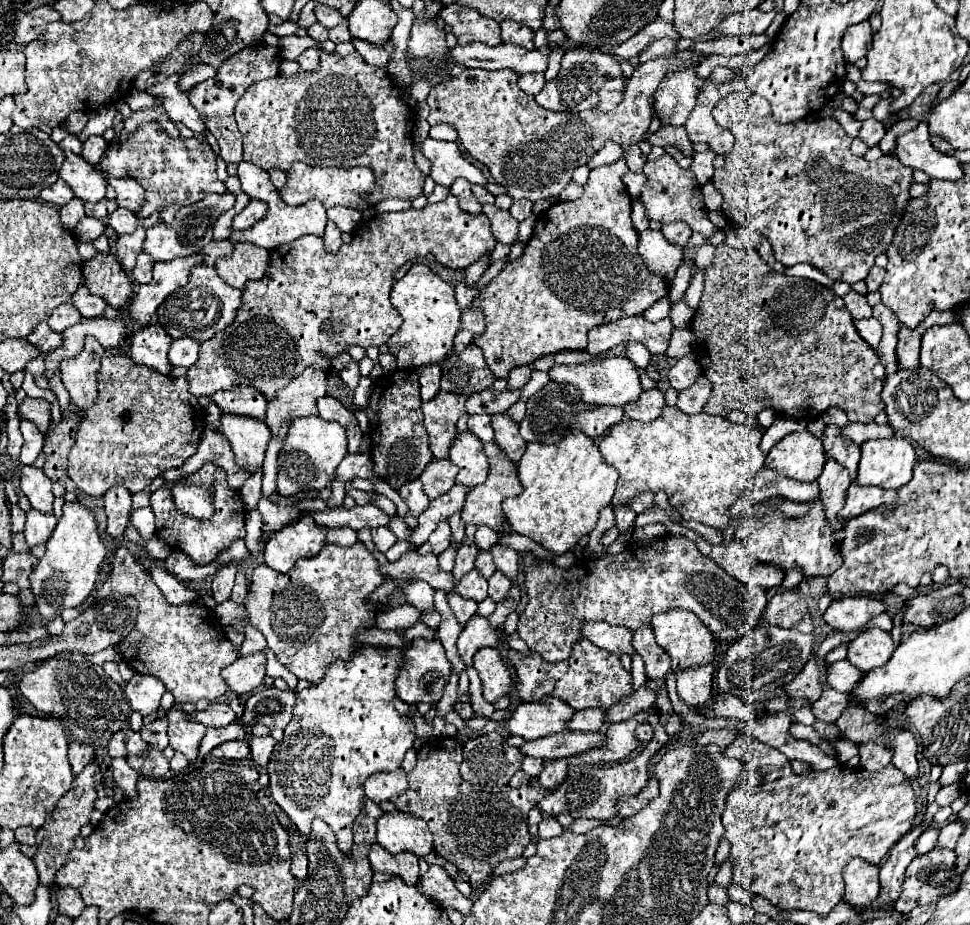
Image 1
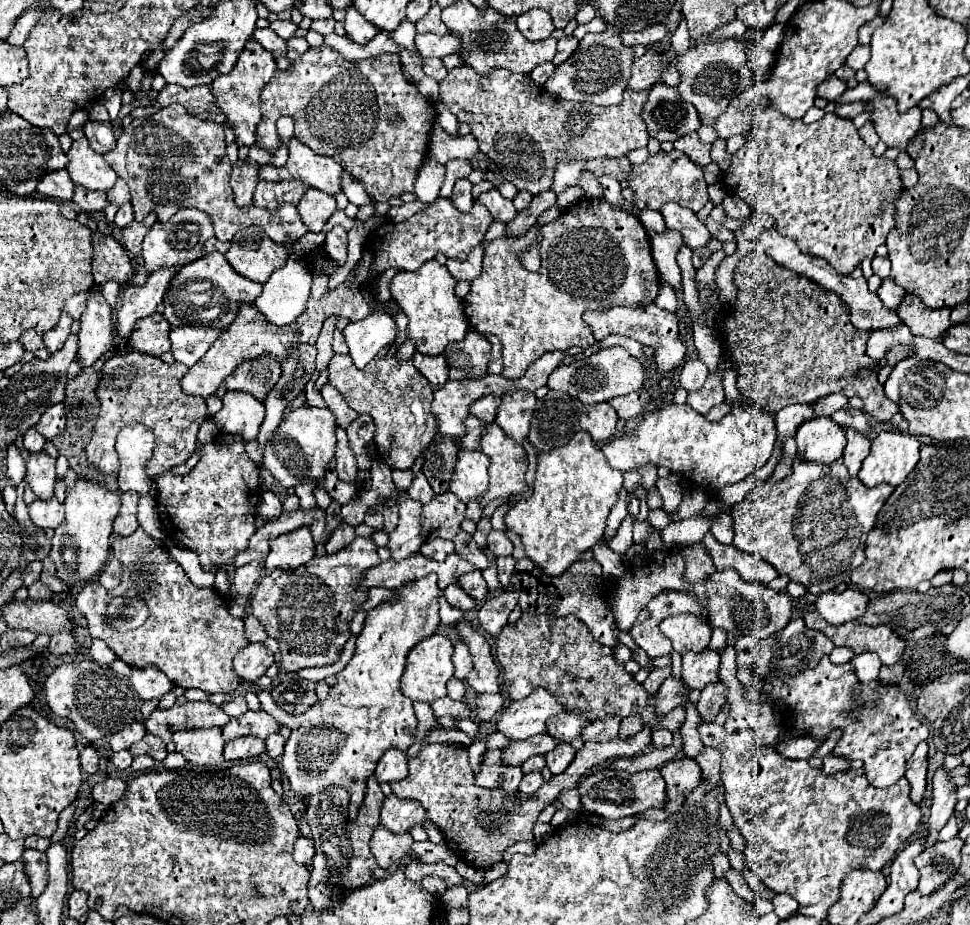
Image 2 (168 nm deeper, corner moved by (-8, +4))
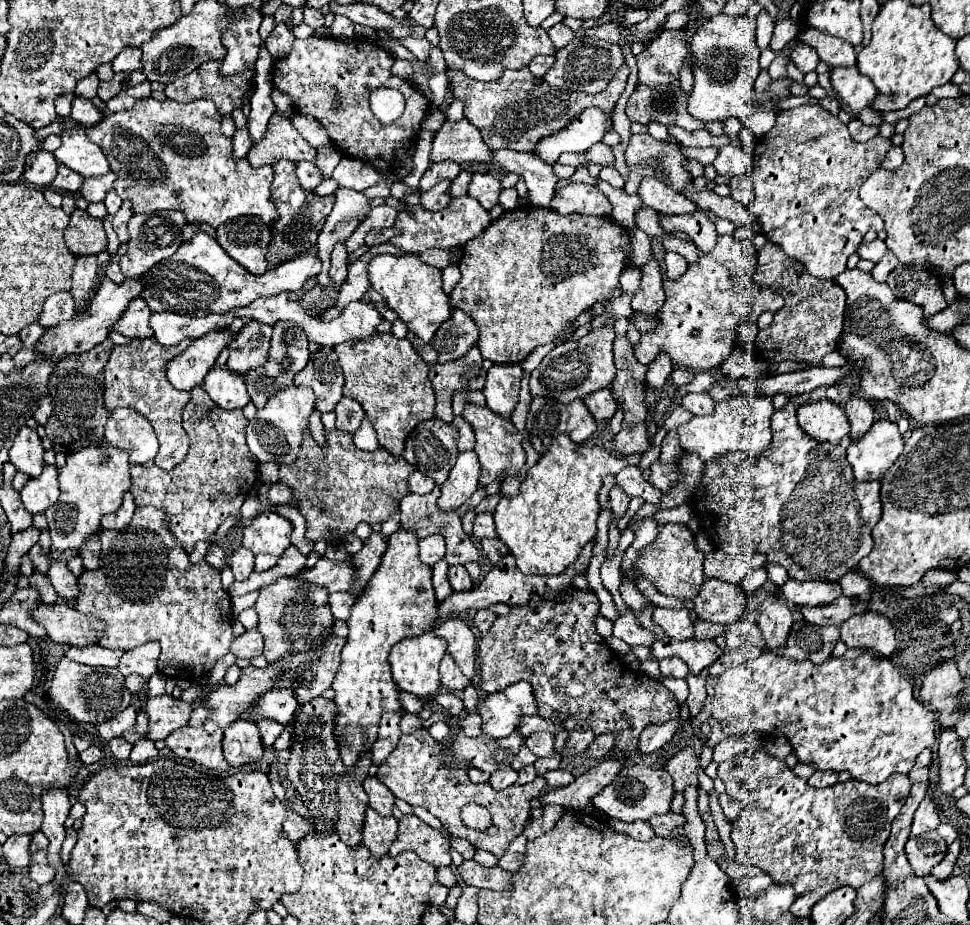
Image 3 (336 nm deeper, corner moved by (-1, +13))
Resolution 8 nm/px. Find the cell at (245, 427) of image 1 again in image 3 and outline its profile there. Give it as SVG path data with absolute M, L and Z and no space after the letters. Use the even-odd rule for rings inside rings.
M215 365L203 381L209 397L223 409L243 409L251 399L245 389L243 377L229 373L225 365Z

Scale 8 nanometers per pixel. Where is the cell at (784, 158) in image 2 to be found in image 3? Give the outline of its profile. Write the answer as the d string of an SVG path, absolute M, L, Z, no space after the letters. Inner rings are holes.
M801 105L797 109L779 113L775 129L763 137L753 153L751 179L755 185L755 197L747 205L753 219L759 221L761 233L775 245L779 245L787 257L803 263L803 267L819 279L833 279L845 271L847 257L853 255L867 231L881 231L883 219L873 213L859 199L859 187L867 177L881 167L881 161L891 147L891 141L877 135L867 143L851 139L847 125L831 115L821 105Z

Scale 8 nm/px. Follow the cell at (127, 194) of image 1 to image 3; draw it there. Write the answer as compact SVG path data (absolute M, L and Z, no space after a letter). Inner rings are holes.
M109 171L101 177L87 177L79 189L81 197L89 203L97 203L97 201L103 201L103 197L107 195L107 191L113 187L113 181L115 181L115 173Z

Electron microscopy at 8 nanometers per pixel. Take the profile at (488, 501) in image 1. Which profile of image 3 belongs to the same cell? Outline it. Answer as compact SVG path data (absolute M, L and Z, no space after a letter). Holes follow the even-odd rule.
M473 403L465 405L463 417L471 423L471 427L475 431L475 437L477 437L473 451L477 453L479 465L481 465L479 481L483 485L489 485L495 479L505 479L507 475L517 475L521 471L521 467L525 465L525 451L523 451L523 445L521 445L523 437L515 429L511 419L493 413L489 407L479 407L479 405L473 405Z

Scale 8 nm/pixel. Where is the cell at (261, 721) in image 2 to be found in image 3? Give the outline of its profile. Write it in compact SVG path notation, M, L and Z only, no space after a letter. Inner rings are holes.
M277 689L275 693L267 693L267 697L259 701L259 709L255 709L255 713L243 713L241 719L257 721L263 717L271 717L283 725L289 725L293 721L293 713L297 707L299 703L293 689Z

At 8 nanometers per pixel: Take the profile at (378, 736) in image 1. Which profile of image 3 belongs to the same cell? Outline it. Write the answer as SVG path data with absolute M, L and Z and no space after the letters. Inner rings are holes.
M399 527L387 541L387 549L365 591L357 597L351 617L347 621L349 635L341 653L341 667L335 677L335 703L339 707L337 717L337 741L341 759L347 769L355 765L361 753L369 751L375 743L379 719L387 711L403 709L399 705L399 689L389 671L389 651L401 639L421 635L433 627L437 599L431 589L431 567L417 557L419 537Z

